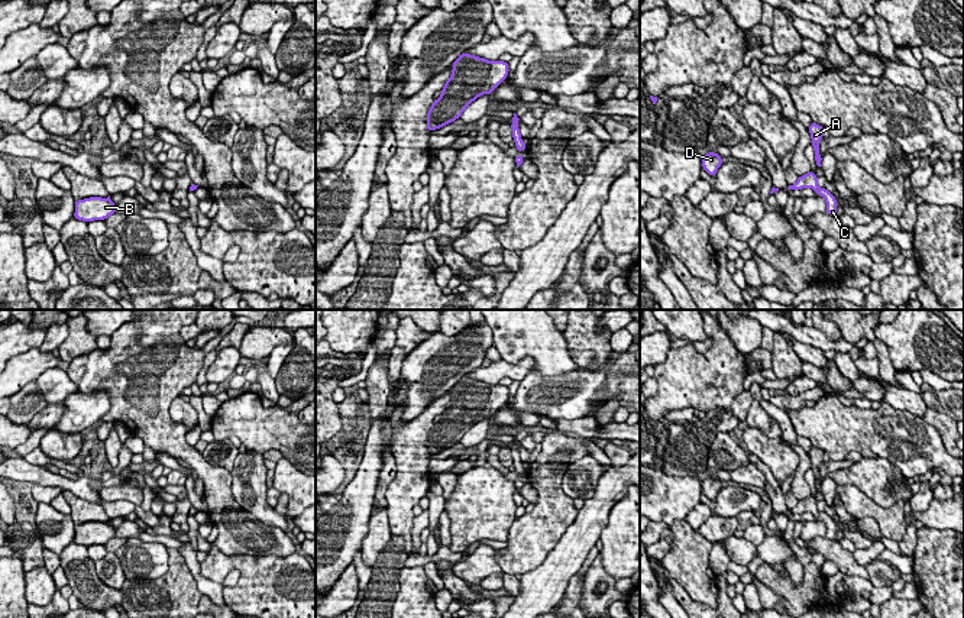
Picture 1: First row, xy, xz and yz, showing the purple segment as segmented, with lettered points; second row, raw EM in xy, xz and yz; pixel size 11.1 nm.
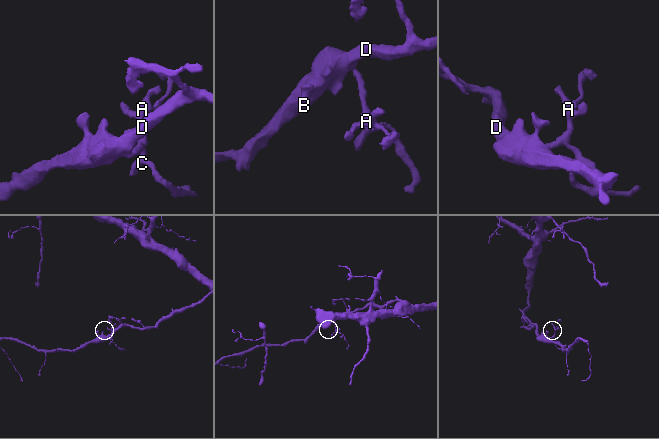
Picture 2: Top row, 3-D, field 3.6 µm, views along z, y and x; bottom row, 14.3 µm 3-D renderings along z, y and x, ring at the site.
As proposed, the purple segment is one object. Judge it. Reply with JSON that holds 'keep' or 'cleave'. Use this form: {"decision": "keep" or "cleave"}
{"decision": "keep"}

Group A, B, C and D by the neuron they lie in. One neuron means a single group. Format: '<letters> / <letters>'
A B C D

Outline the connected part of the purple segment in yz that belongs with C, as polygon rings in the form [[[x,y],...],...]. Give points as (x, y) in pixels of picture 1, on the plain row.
[[[809,495],[805,499],[800,499],[798,502],[798,505],[793,509],[789,509],[787,512],[789,514],[802,514],[806,511],[812,512],[816,518],[819,518],[821,521],[825,522],[825,525],[826,525],[825,537],[828,537],[831,540],[837,540],[838,528],[837,528],[835,521],[828,514],[818,511],[818,501],[812,495]]]

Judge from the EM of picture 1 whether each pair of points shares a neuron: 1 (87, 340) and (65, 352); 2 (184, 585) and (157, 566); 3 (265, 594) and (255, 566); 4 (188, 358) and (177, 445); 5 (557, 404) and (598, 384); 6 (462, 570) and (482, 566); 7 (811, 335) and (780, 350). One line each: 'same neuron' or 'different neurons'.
1: same neuron
2: different neurons
3: same neuron
4: same neuron
5: same neuron
6: same neuron
7: different neurons

